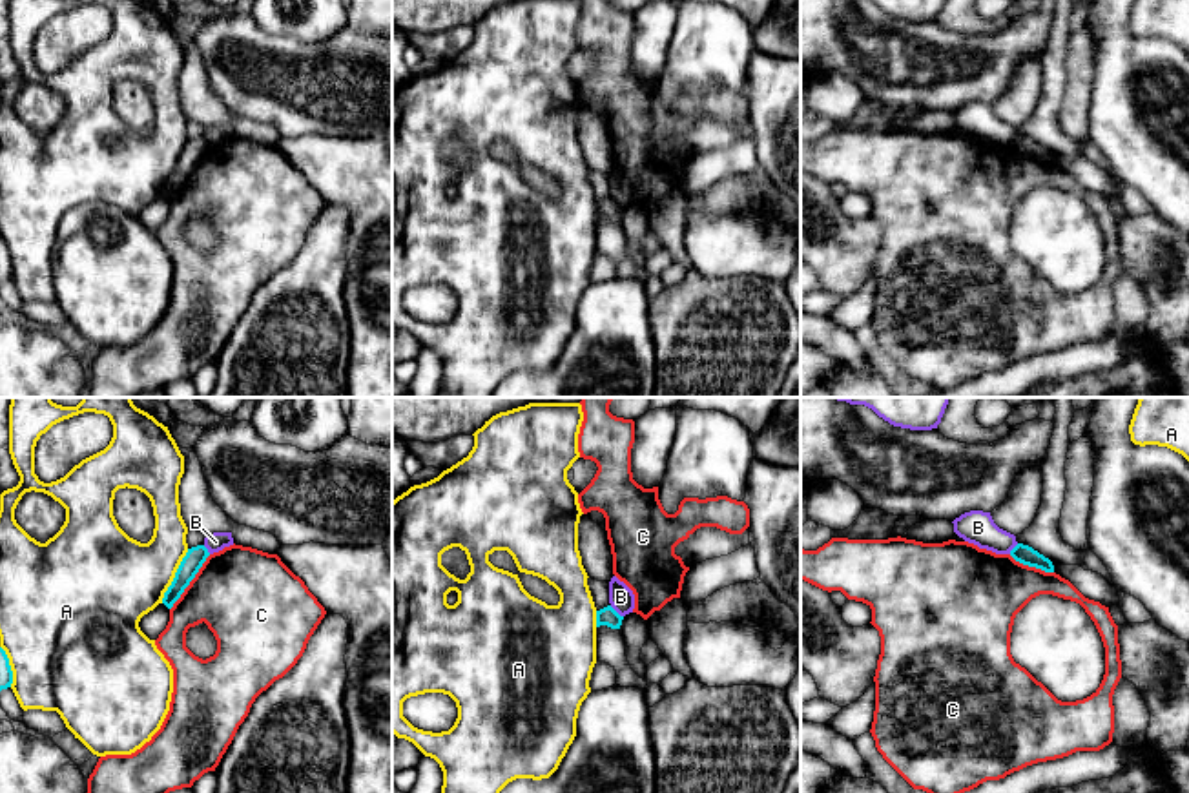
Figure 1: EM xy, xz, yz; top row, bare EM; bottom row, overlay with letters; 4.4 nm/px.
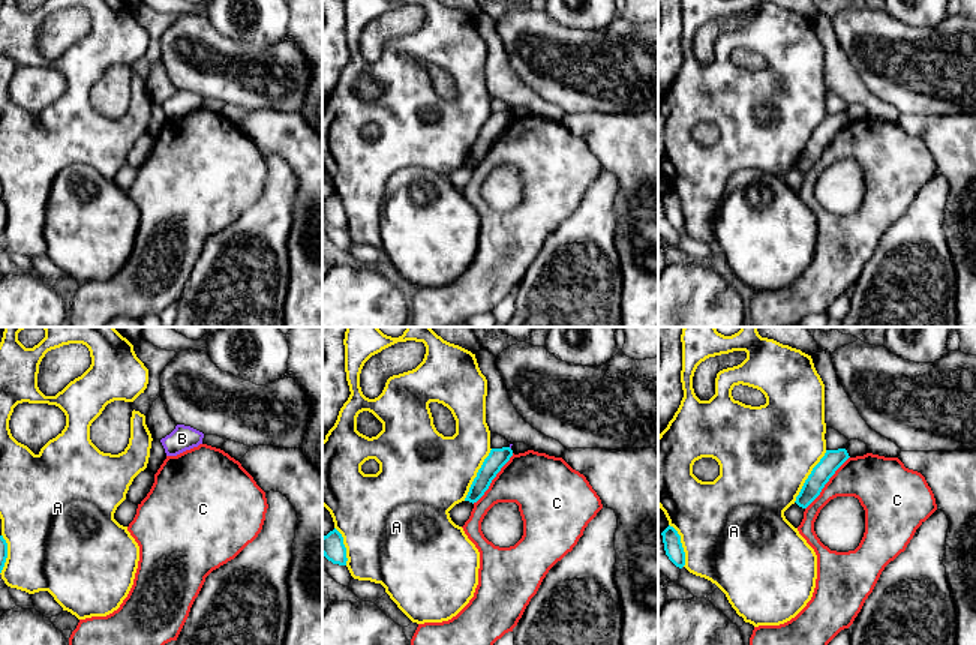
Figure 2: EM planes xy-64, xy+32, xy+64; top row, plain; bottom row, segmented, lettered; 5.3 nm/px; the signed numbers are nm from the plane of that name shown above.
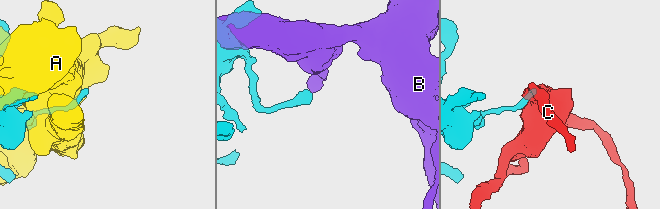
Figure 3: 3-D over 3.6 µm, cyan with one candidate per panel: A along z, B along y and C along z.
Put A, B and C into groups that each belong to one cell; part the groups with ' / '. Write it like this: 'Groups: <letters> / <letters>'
Groups: A / B / C

